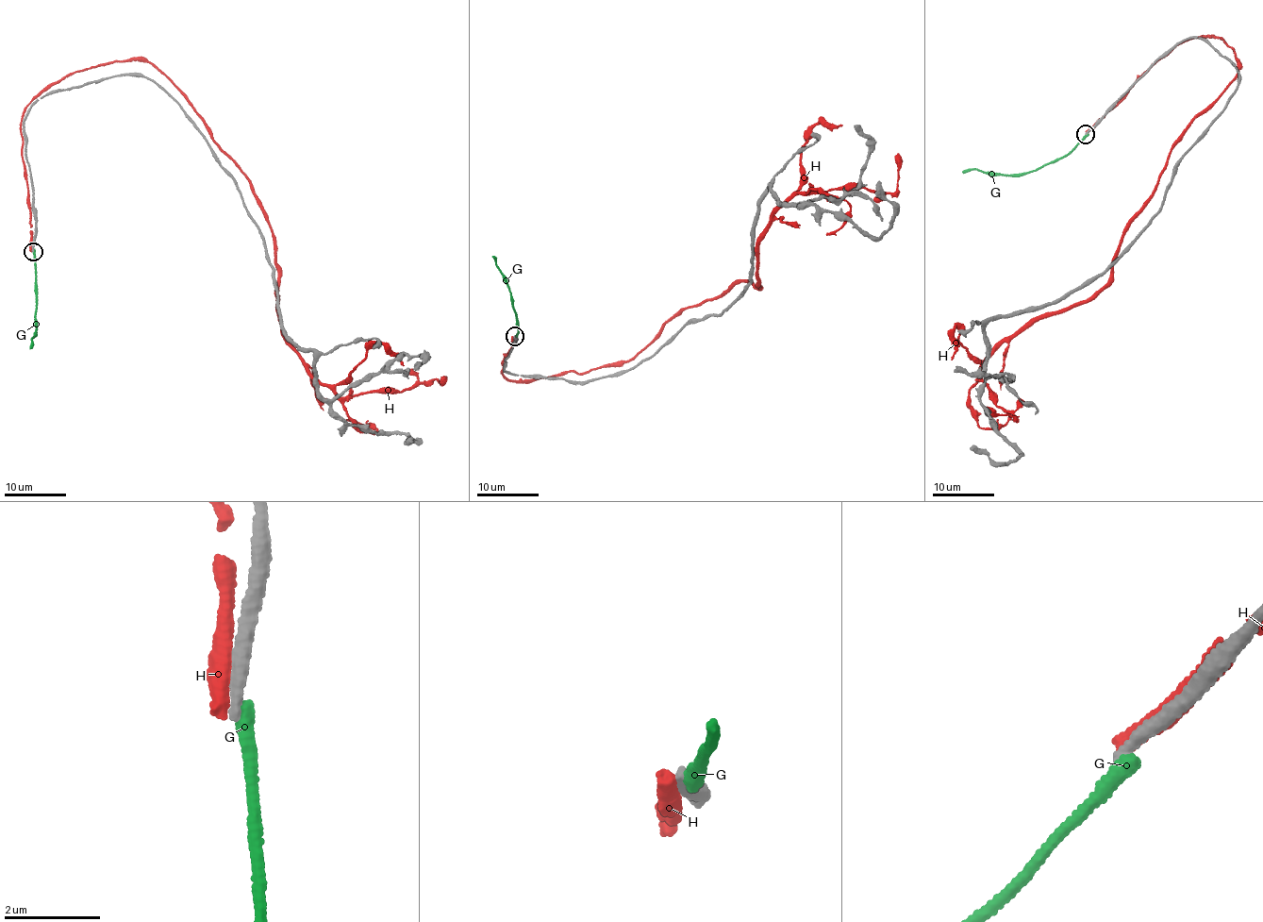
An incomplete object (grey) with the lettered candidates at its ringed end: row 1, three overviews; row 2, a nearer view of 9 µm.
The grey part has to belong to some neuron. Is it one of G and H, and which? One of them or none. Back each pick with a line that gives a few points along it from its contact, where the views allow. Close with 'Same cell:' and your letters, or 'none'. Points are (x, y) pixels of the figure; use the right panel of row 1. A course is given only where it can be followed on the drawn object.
Same cell: none

